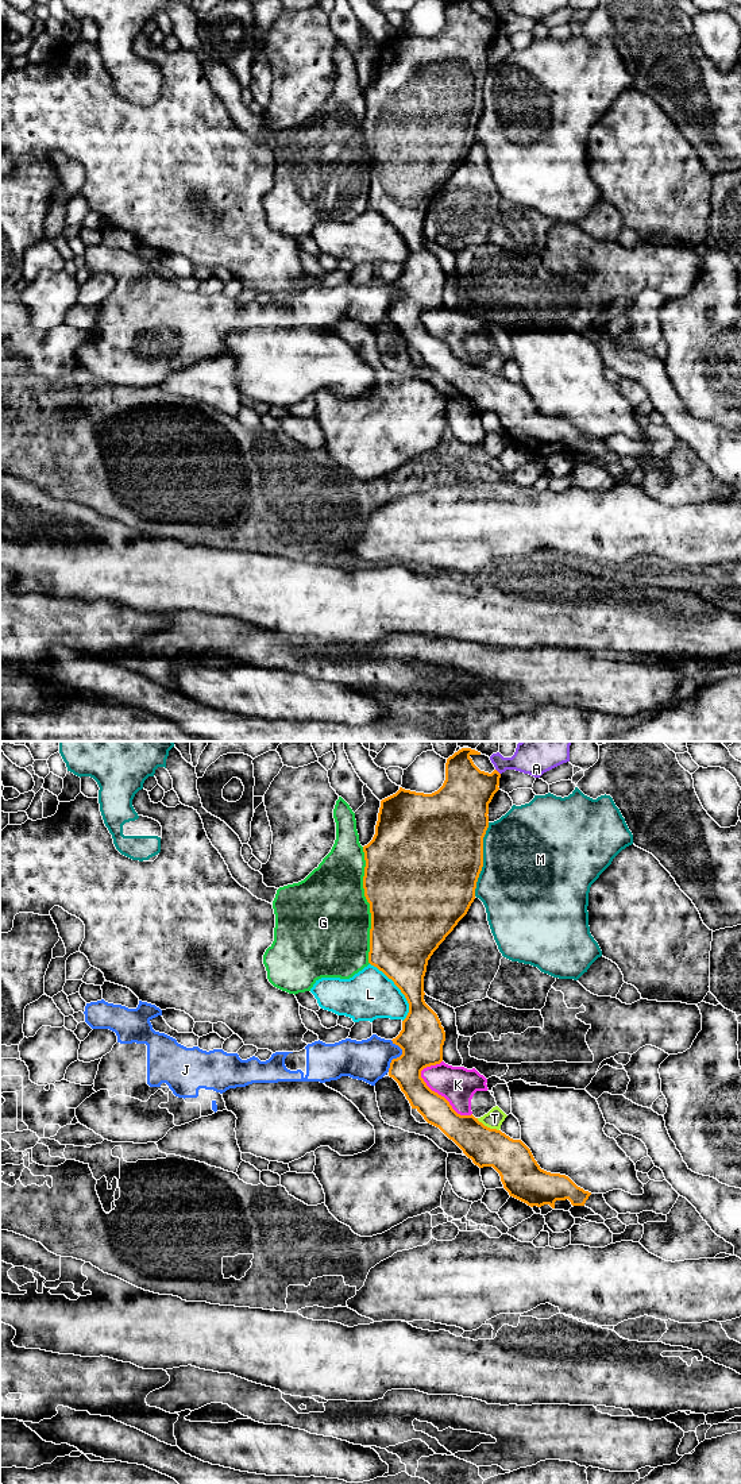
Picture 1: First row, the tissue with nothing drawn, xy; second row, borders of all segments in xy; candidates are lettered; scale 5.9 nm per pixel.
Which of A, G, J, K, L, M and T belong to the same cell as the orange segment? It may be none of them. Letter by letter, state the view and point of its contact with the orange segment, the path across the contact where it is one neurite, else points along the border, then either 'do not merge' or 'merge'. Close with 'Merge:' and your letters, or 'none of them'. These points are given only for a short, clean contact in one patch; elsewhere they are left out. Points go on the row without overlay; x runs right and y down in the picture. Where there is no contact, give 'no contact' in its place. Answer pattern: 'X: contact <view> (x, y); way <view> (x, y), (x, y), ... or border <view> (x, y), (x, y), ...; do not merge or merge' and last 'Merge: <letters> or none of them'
A: contact xy (497, 15); do not merge
G: contact xy (370, 149); do not merge
J: contact xy (397, 301); do not merge
K: contact xy (443, 340); do not merge
L: contact xy (400, 232); do not merge
M: contact xy (482, 103); do not merge
T: contact xy (486, 370); border xy (477, 362), (498, 374); do not merge
Merge: none of them

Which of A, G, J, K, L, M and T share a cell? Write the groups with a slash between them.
A / G / J / K T / L / M

